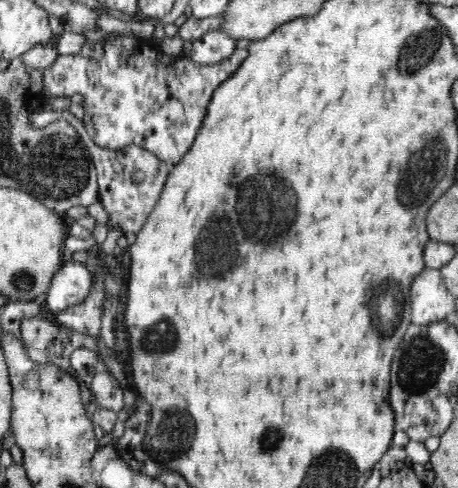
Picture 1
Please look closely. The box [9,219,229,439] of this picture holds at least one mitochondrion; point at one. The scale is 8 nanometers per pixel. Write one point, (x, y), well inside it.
(160, 338)

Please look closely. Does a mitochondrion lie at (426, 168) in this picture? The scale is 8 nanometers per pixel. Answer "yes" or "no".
yes

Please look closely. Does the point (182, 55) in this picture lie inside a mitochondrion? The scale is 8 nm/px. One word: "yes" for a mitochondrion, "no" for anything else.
no

